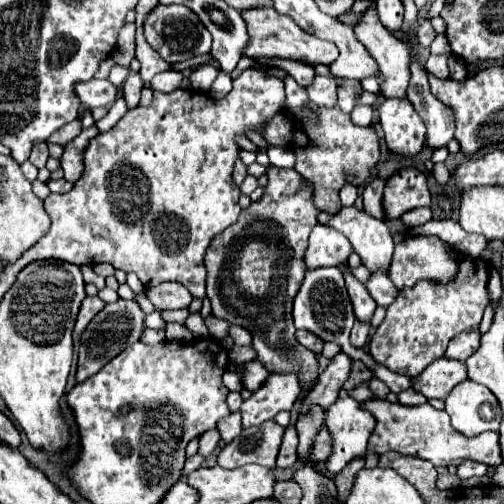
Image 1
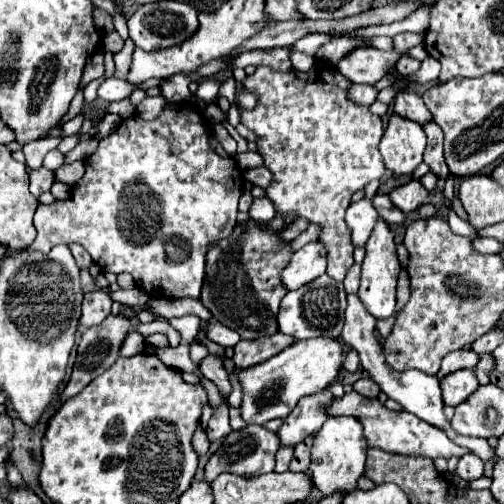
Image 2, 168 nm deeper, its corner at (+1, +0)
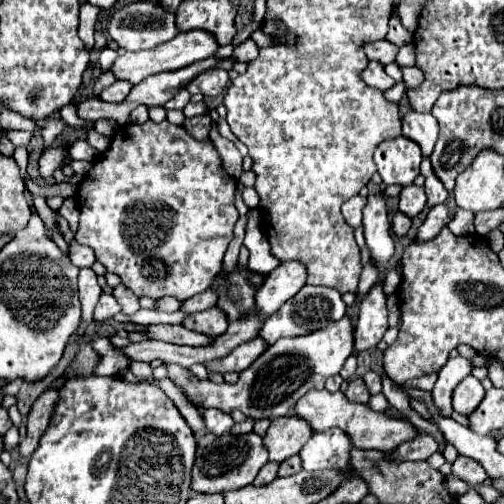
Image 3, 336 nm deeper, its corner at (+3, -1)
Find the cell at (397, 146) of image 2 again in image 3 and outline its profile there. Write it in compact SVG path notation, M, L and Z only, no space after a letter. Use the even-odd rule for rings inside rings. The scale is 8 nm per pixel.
M407 137L383 141L375 149L377 171L385 185L411 185L419 175L421 149Z

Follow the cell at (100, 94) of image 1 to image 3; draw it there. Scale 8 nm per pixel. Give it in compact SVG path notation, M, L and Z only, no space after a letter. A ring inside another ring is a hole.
M115 81L111 87L107 87L103 93L101 93L101 99L107 101L107 103L121 103L131 91L131 85L127 81Z

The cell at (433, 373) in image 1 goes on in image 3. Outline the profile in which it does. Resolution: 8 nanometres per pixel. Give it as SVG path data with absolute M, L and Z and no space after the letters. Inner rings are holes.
M469 375L465 377L465 381L461 381L461 385L457 385L453 393L453 409L461 415L471 415L483 401L483 397L485 397L483 385L479 383L479 379Z

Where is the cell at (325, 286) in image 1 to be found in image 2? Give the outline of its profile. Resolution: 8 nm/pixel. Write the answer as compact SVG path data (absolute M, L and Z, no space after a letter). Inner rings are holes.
M329 274L319 276L319 280L313 280L311 284L305 284L303 288L287 292L287 296L281 300L279 330L295 336L297 340L309 340L317 336L339 340L341 328L343 328L343 312L347 306L345 296L347 294L345 294L343 282L333 280Z

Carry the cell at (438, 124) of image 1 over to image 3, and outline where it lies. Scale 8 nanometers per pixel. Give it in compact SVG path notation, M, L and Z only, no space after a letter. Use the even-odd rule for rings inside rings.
M423 159L421 163L421 175L425 175L425 191L427 191L427 207L435 207L439 203L445 203L447 199L447 189L441 185L441 181L435 177L433 173L433 167L431 167L431 161L429 159Z

